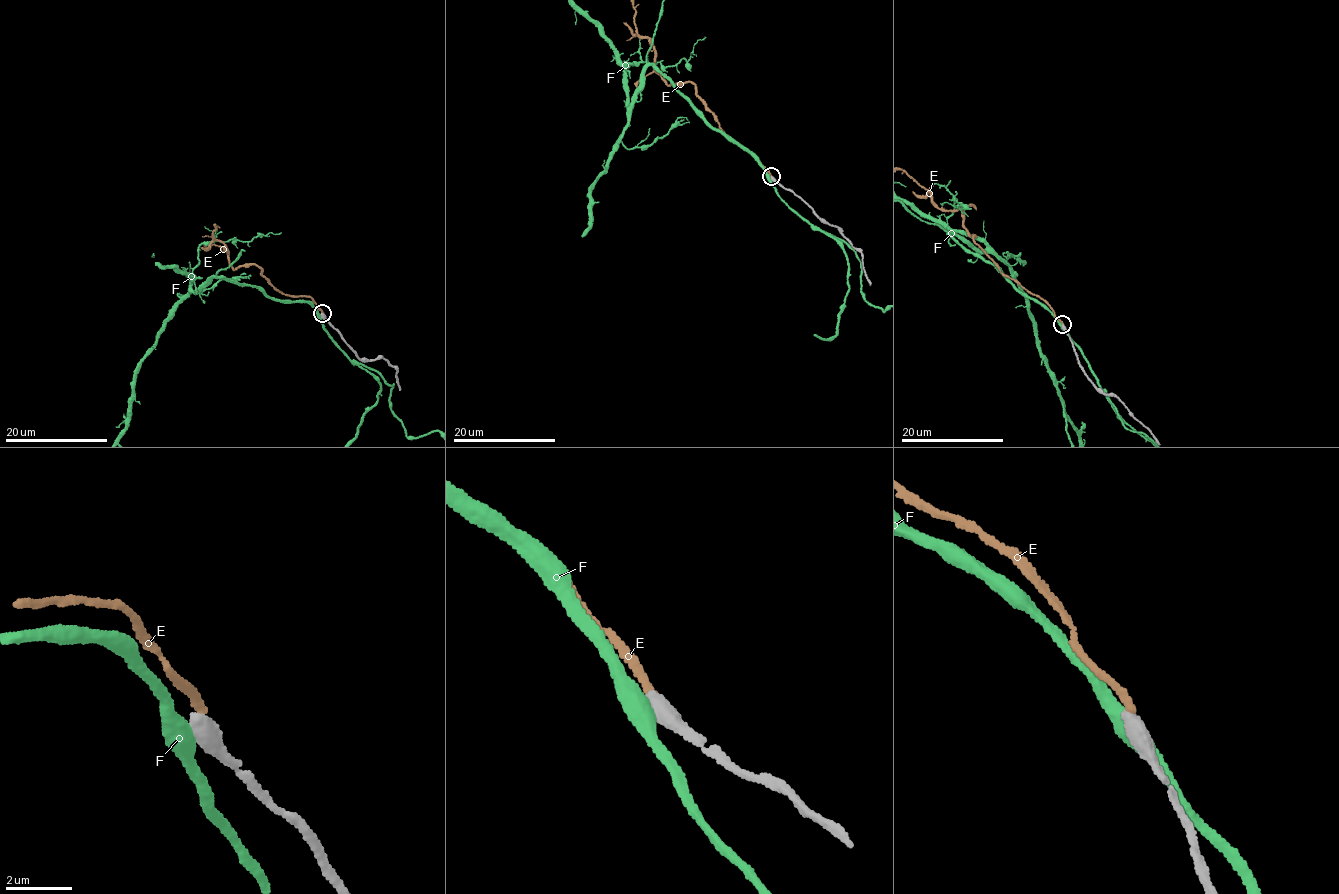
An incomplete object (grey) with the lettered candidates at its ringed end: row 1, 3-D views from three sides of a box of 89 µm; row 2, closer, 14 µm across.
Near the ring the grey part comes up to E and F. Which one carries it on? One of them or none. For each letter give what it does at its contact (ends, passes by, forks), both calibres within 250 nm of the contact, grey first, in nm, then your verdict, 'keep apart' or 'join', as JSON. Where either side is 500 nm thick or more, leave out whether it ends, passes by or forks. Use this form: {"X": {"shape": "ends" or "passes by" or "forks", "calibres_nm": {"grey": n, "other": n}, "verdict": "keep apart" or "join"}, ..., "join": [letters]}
{"E": {"calibres_nm": {"grey": 550, "other": 240}, "verdict": "join"}, "F": {"calibres_nm": {"grey": 650, "other": 500}, "verdict": "keep apart"}, "join": ["E"]}

